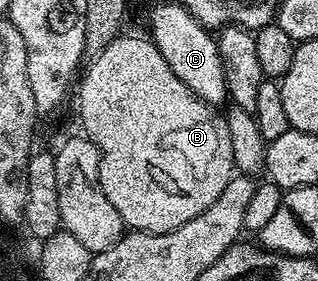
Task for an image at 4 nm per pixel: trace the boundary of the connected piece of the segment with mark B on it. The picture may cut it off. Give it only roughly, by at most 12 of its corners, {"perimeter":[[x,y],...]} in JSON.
{"perimeter":[[147,37],[83,67],[83,137],[125,227],[161,234],[234,176],[225,115]]}

